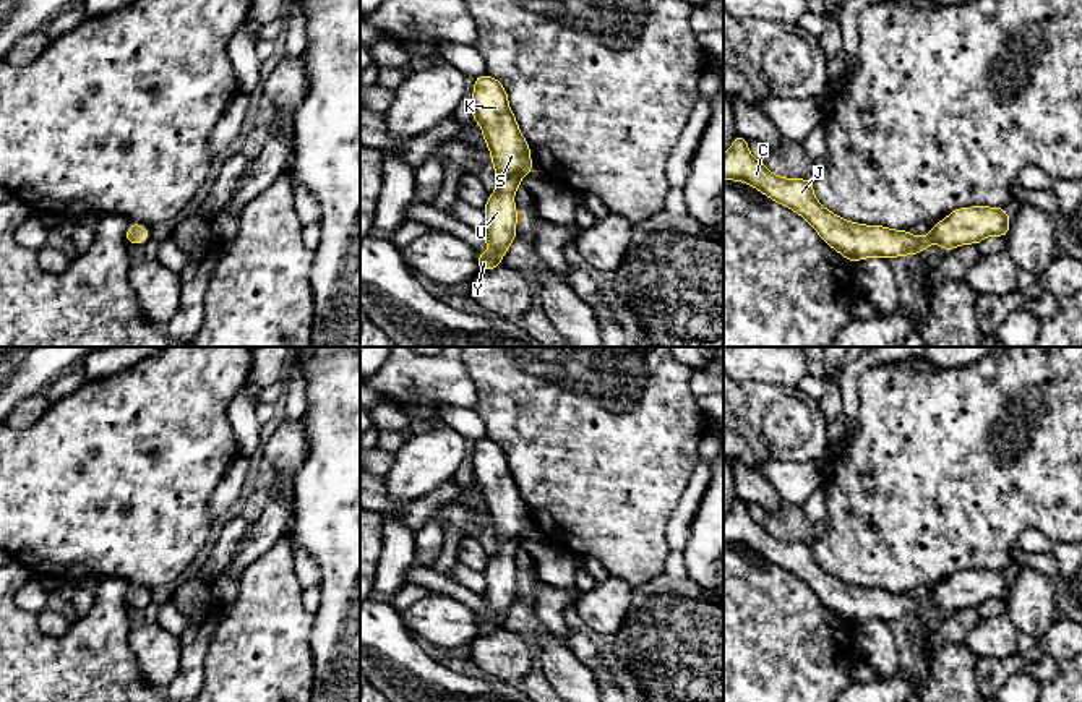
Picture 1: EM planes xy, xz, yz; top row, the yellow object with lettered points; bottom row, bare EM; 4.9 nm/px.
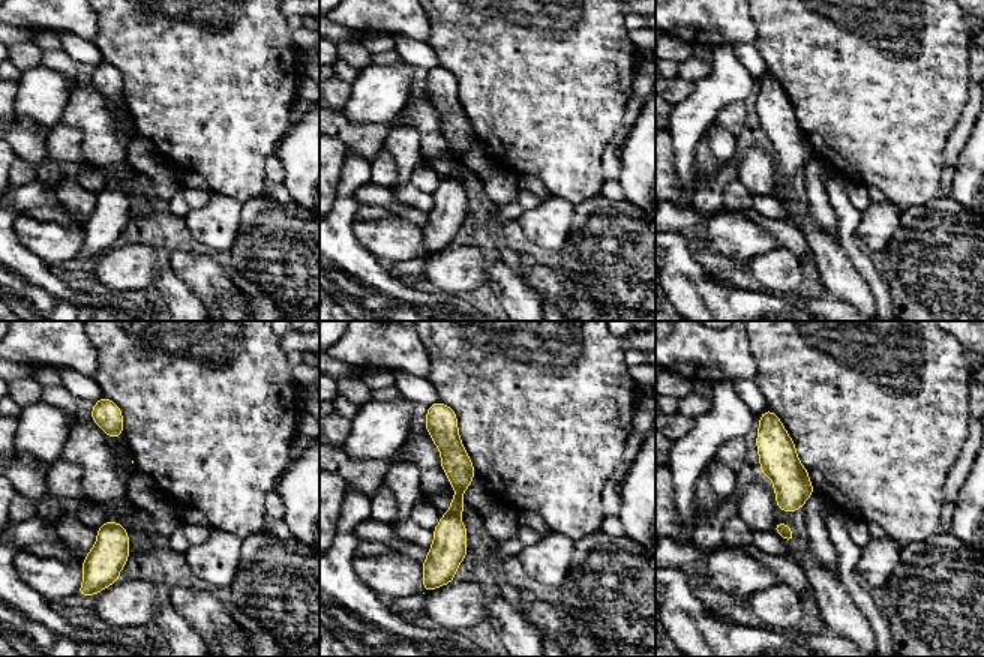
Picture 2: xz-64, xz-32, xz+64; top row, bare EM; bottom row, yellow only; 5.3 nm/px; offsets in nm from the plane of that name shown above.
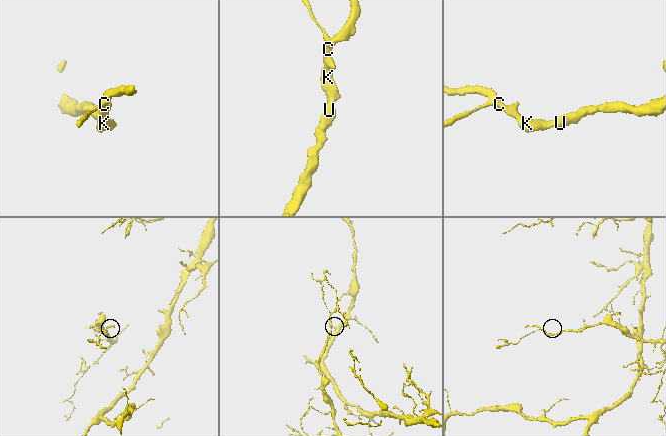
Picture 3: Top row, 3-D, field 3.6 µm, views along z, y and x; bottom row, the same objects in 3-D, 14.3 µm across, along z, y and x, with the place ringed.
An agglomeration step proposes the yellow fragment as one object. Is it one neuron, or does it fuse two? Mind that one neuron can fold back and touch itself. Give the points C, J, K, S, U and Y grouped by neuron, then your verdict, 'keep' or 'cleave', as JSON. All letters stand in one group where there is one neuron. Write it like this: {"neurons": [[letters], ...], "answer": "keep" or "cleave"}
{"neurons": [["C", "J", "K", "S", "U", "Y"]], "answer": "keep"}

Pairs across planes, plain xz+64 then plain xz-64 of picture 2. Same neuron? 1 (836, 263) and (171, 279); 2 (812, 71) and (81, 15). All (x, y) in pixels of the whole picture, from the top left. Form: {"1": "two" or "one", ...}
{"1": "one", "2": "two"}

